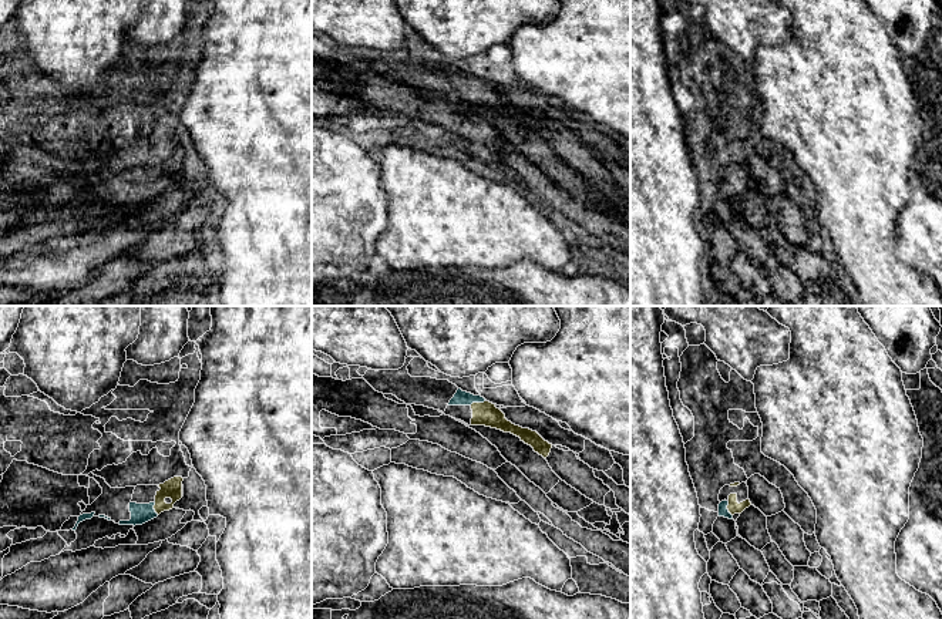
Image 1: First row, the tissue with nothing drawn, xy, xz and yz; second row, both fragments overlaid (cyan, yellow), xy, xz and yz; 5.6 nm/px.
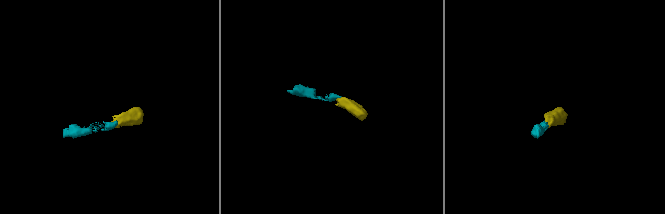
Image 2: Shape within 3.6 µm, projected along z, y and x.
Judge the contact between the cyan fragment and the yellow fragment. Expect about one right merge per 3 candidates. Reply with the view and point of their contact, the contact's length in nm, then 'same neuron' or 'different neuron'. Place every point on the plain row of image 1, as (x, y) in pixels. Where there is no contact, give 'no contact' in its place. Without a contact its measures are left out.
meets cyan in xz at (477, 83); contact 90 nm long; same neuron

